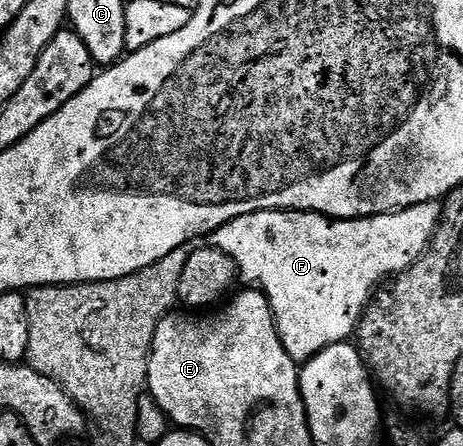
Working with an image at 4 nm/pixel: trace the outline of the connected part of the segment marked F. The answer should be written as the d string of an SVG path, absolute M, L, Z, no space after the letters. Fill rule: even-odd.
M429 201L413 205L410 209L400 209L397 213L382 213L378 217L355 217L353 221L344 221L332 217L323 217L321 213L299 213L297 211L283 211L281 209L265 209L259 213L240 215L232 219L228 224L222 225L214 233L209 234L208 241L211 246L227 253L238 264L238 272L241 280L253 283L265 293L274 312L274 321L278 324L278 334L284 343L290 357L299 363L305 363L333 345L349 342L355 336L362 313L372 300L372 294L379 288L378 284L387 277L393 278L415 263L422 257L434 240L434 234L438 232L438 226L444 216L444 209L439 202Z

